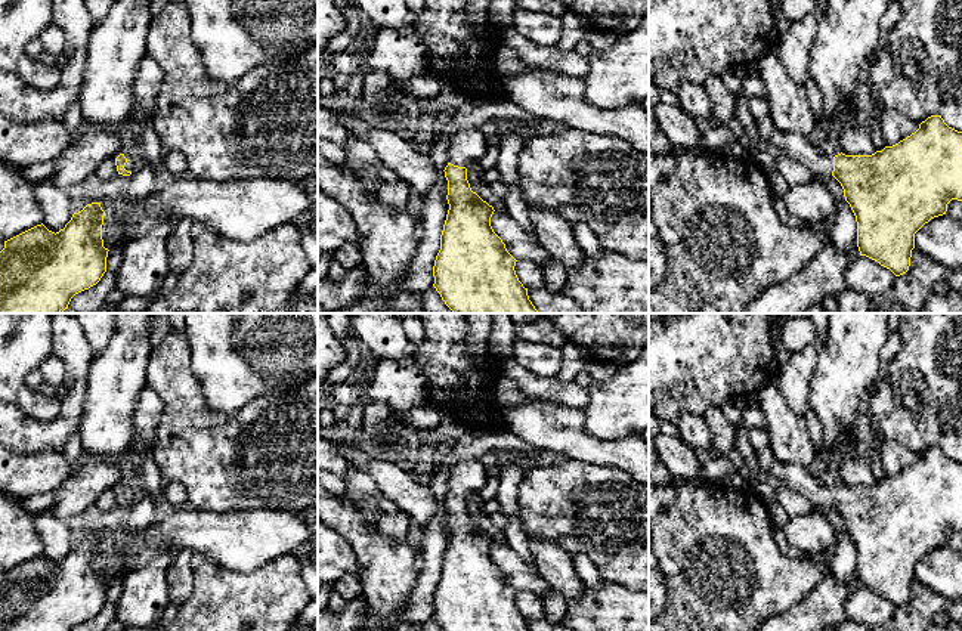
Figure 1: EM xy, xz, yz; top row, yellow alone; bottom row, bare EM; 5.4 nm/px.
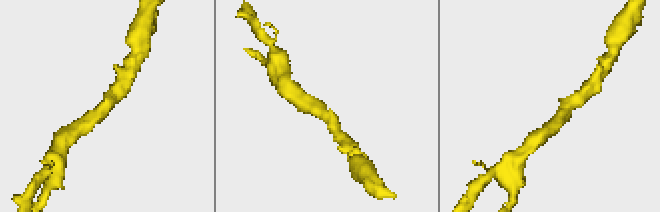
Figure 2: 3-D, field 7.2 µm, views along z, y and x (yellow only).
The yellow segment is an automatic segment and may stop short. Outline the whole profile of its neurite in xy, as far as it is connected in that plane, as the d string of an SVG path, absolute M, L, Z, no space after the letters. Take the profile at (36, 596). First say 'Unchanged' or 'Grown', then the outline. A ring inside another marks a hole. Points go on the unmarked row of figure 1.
Unchanged. M100 533L74 544L59 563L37 556L7 572L0 582L0 631L71 631L96 616L106 603L108 579L103 578Z

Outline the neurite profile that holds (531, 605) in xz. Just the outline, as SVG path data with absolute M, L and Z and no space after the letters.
M517 591L514 601L525 619L538 621L545 618L542 596L533 591Z

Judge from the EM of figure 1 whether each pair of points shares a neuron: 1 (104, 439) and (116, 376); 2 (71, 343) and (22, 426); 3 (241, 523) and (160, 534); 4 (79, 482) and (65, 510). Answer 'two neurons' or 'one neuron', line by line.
1: one neuron
2: one neuron
3: one neuron
4: one neuron

